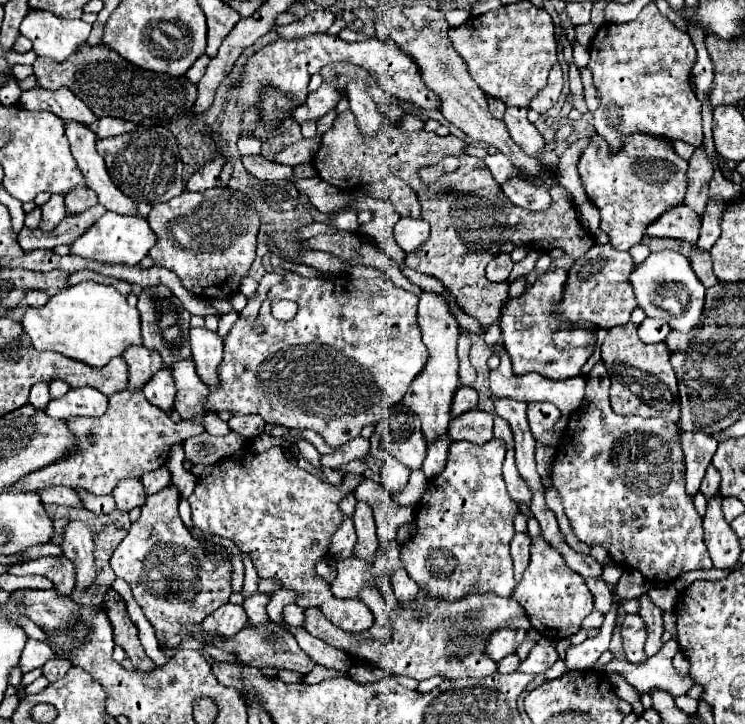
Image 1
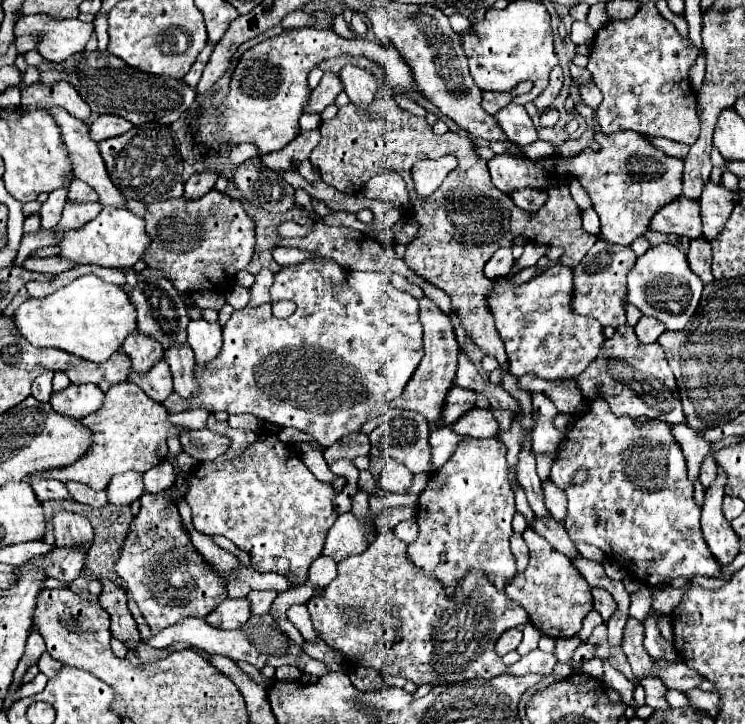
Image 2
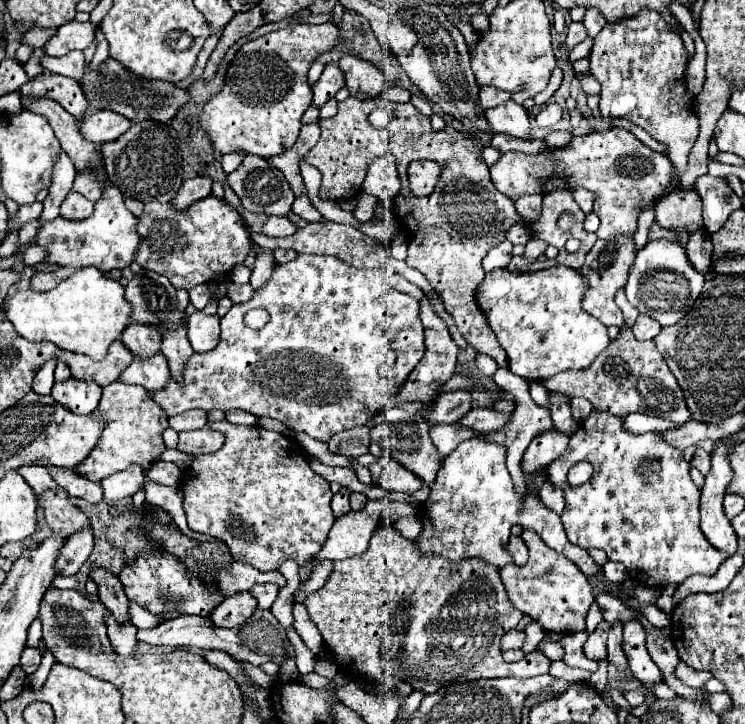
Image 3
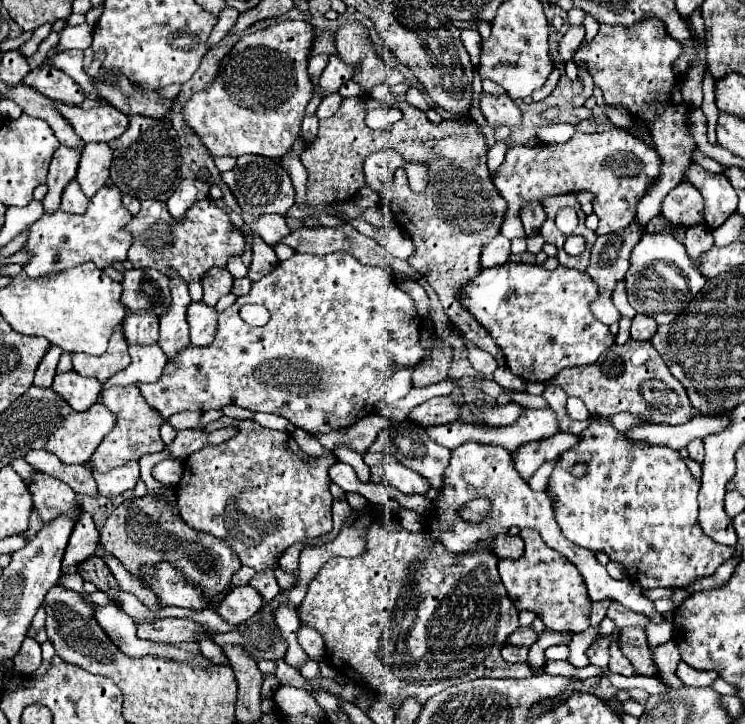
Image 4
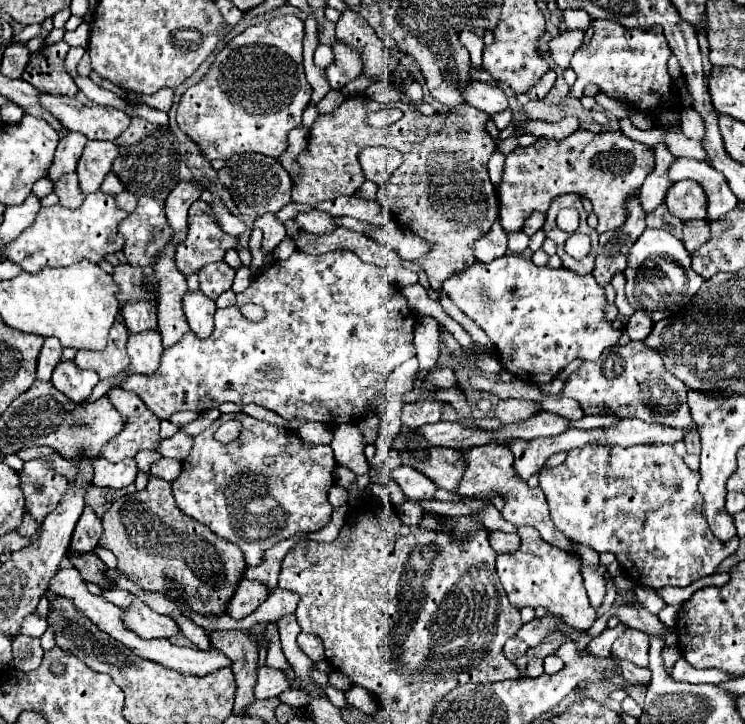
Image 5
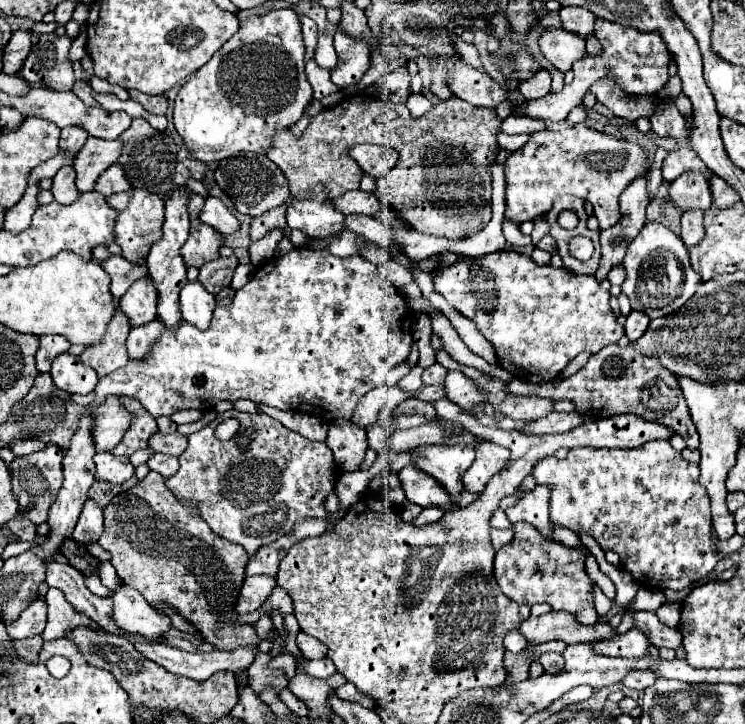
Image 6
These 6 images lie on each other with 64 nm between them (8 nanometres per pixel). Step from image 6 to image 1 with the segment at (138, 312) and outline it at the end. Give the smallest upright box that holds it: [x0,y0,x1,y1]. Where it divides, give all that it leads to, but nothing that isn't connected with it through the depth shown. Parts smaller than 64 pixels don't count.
[124,344,162,388]

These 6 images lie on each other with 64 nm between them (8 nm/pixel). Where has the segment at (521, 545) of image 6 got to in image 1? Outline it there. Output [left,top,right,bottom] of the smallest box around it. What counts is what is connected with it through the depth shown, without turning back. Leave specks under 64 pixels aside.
[512,536,594,638]

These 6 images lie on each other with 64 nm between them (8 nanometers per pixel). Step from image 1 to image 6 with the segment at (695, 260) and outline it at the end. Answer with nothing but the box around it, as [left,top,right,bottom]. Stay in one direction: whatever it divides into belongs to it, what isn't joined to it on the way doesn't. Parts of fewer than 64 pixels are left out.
[680,212,704,248]

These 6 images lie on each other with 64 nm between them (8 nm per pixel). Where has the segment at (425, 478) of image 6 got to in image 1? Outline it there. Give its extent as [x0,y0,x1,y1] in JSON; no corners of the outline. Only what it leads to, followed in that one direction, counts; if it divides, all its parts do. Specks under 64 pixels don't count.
[382,458,410,494]

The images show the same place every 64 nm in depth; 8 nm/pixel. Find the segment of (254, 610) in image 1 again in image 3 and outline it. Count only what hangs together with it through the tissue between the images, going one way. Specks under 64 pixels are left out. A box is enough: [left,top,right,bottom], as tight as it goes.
[250,584,278,610]

